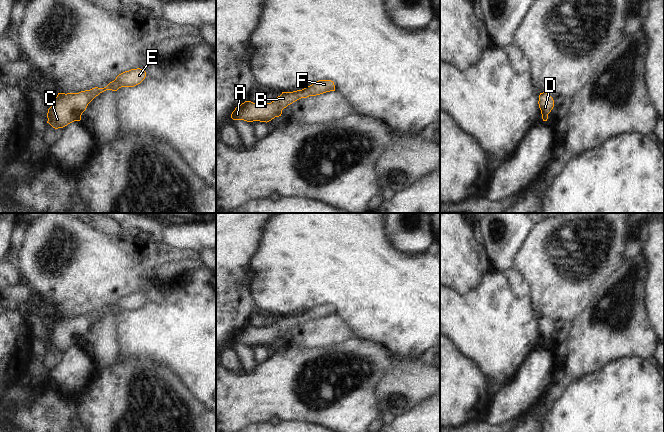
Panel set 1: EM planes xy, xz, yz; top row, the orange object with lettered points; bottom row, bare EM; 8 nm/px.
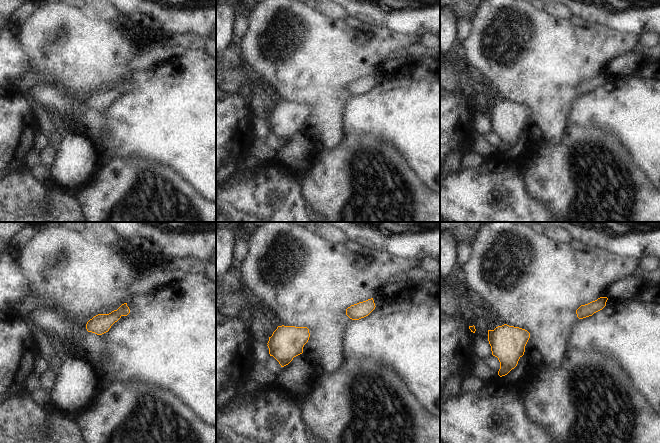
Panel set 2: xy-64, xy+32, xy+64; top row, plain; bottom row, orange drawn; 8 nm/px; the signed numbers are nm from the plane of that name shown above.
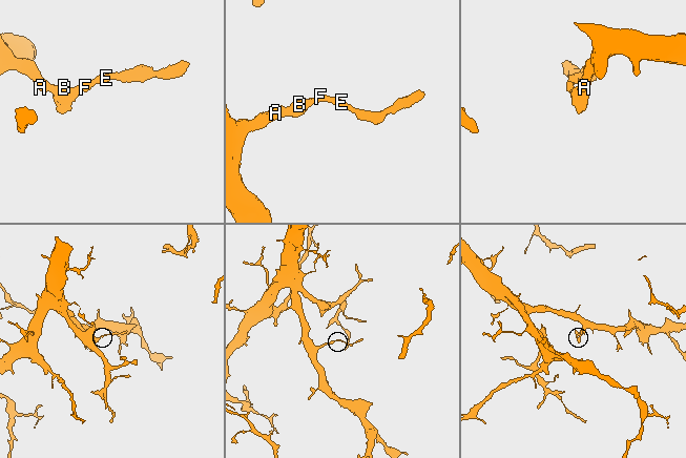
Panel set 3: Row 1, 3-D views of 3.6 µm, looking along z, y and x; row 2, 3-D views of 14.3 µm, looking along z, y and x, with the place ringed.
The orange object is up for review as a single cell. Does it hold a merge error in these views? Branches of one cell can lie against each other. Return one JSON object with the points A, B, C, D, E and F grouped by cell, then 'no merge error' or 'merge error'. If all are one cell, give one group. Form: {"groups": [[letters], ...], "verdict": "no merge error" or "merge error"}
{"groups": [["A", "B", "C", "D", "E", "F"]], "verdict": "no merge error"}

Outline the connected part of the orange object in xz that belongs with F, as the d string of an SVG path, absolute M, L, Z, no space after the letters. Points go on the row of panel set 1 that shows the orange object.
M319 80L302 90L282 92L271 103L255 104L251 101L245 101L235 108L231 118L247 122L260 121L267 123L275 117L281 116L282 110L293 102L301 98L316 96L330 91L335 91L334 82L331 80Z

